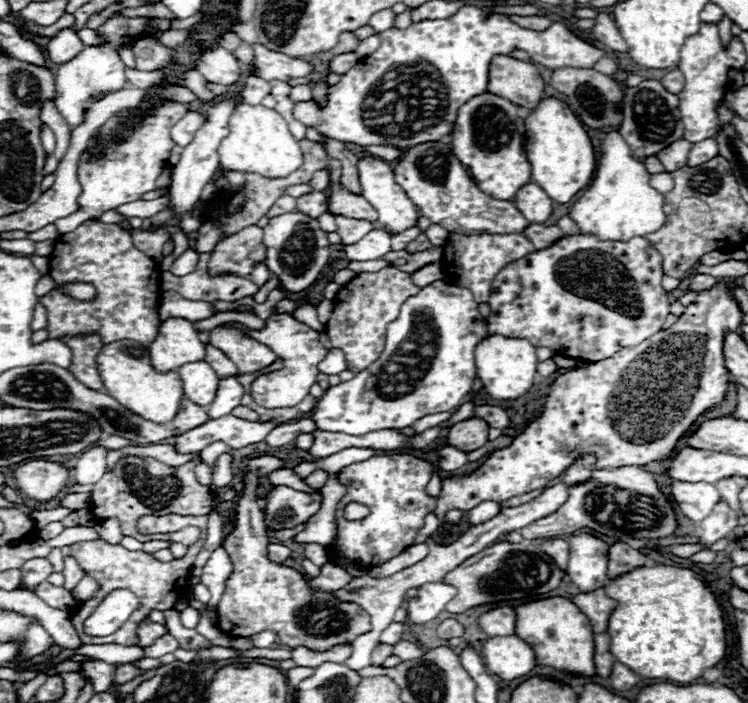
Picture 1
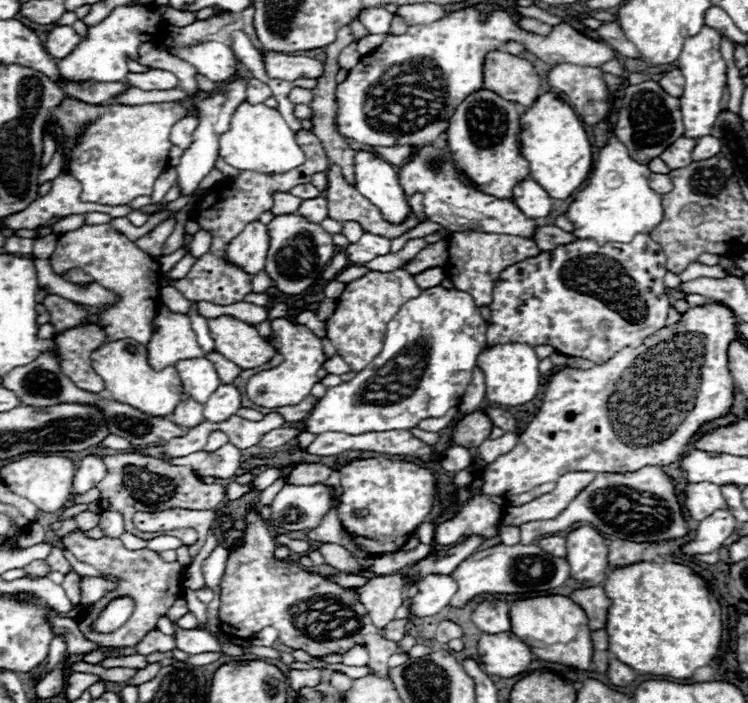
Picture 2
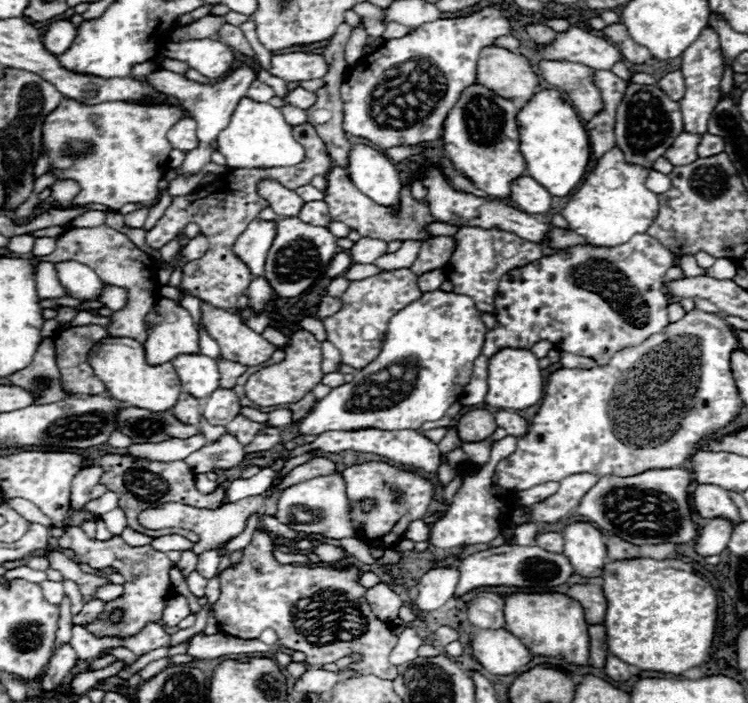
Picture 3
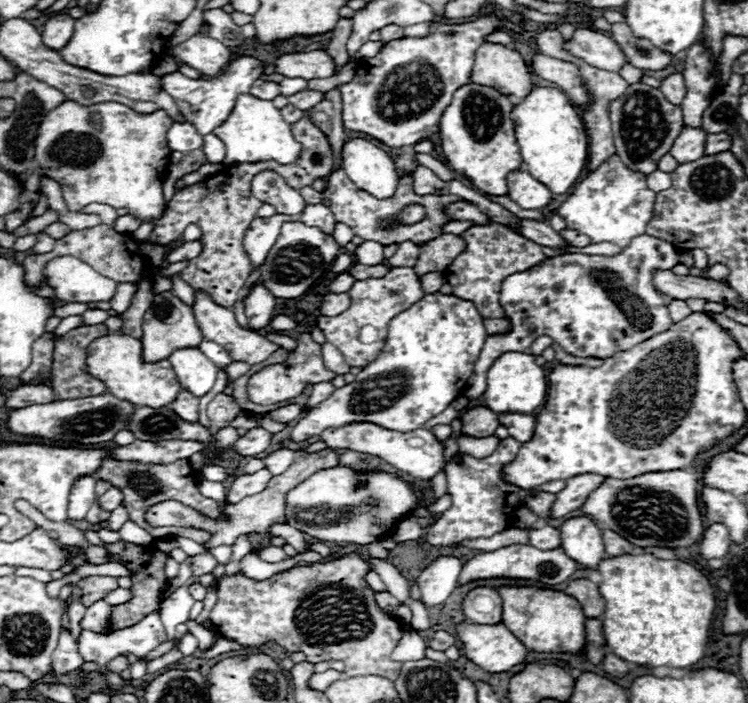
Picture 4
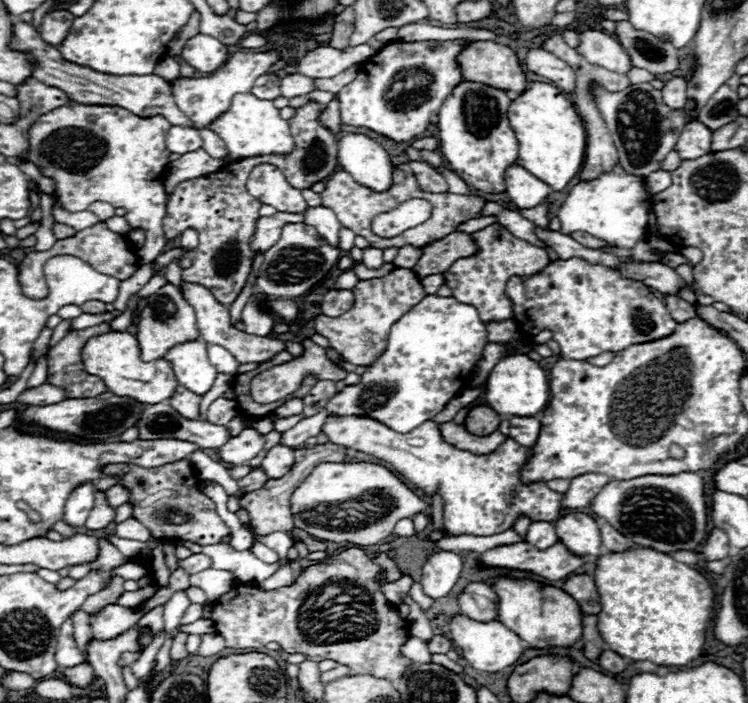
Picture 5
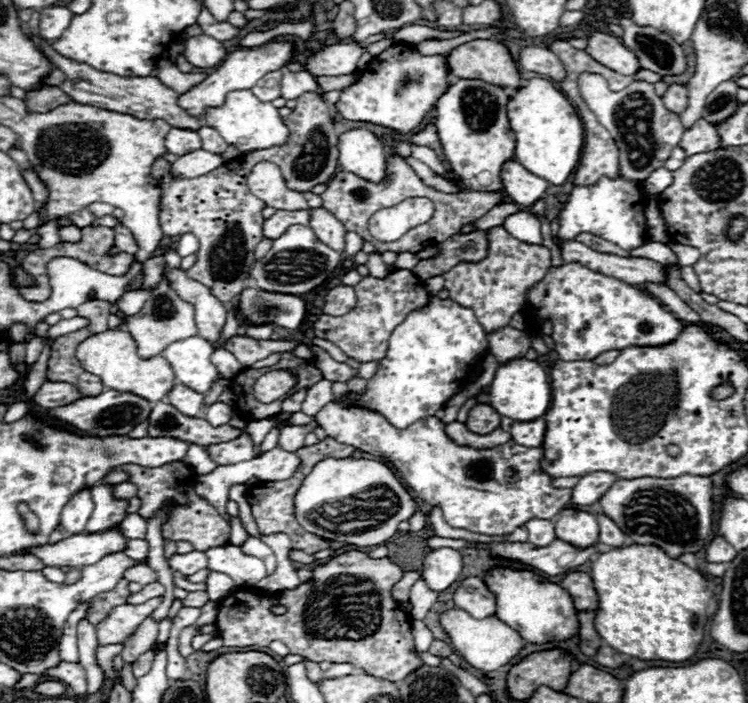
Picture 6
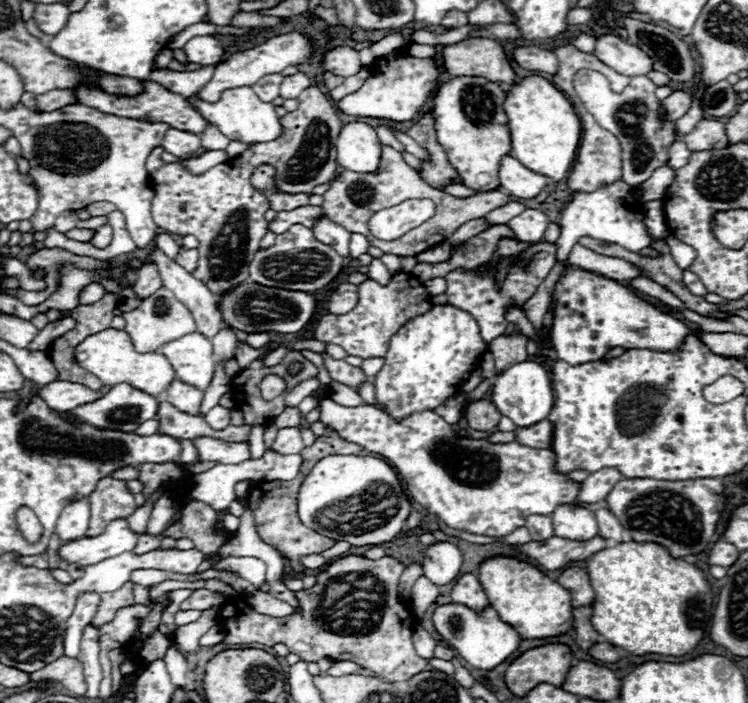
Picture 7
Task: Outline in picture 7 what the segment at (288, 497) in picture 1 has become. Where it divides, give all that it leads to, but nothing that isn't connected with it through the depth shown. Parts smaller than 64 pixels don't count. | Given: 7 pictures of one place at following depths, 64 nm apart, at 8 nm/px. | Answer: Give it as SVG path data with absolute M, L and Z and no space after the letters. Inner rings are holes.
M354 454L326 456L304 478L304 484L300 486L298 492L298 516L302 524L308 524L308 528L332 540L346 540L352 546L384 544L394 540L400 534L410 512L412 512L410 500L406 498L396 472L384 460L374 456L354 456Z

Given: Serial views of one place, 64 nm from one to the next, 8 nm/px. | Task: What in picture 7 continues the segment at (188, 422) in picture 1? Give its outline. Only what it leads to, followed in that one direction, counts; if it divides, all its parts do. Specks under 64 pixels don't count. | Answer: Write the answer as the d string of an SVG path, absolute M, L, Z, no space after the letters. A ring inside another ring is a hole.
M174 378L172 384L166 390L166 402L170 402L180 412L186 412L186 414L192 414L192 416L196 416L200 412L202 398L204 398L202 390L190 386L190 384L184 384L178 378Z

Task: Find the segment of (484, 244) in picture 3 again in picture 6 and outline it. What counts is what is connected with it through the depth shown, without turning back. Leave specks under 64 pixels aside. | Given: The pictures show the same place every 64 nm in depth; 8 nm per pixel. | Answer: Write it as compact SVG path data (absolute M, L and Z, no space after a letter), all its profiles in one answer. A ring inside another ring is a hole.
M502 226L490 228L488 236L492 236L492 248L488 248L488 256L480 264L458 264L450 272L444 274L448 298L464 308L472 308L484 332L490 334L508 326L510 318L524 308L526 292L538 284L548 268L552 266L550 250L542 244L526 244L512 238Z

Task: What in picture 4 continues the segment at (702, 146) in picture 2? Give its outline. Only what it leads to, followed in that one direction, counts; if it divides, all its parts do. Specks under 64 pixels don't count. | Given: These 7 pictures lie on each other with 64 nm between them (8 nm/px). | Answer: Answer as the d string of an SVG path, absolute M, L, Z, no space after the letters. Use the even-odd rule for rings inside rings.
M720 132L720 134L710 134L708 136L708 144L704 154L718 154L718 152L726 152L732 146L732 136L728 132Z

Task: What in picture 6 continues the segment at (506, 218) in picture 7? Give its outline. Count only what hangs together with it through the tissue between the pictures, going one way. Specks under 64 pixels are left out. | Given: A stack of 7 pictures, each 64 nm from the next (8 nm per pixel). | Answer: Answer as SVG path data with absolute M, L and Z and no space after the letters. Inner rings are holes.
M500 204L496 208L492 208L488 214L484 214L480 220L476 220L474 224L480 228L480 230L488 230L488 228L494 228L494 226L502 226L504 220L512 214L520 212L520 206L518 204Z

